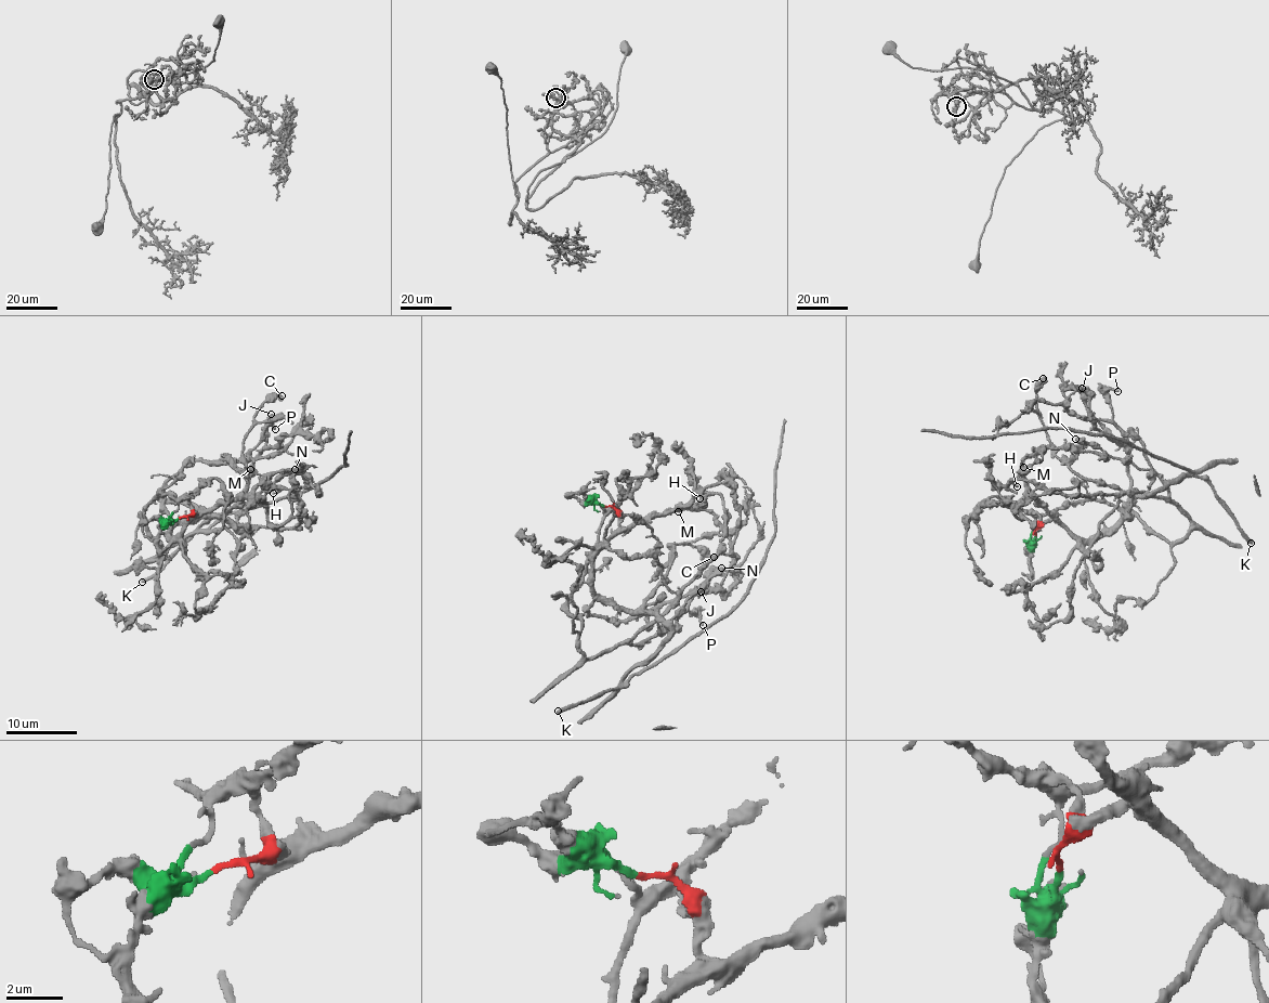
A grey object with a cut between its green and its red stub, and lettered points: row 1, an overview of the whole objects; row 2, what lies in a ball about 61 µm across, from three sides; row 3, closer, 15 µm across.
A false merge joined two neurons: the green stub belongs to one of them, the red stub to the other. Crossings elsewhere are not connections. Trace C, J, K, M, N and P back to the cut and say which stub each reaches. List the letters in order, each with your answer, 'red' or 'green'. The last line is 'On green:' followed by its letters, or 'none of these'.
C: red
J: red
K: red
M: red
N: green
P: green
On green: N, P

